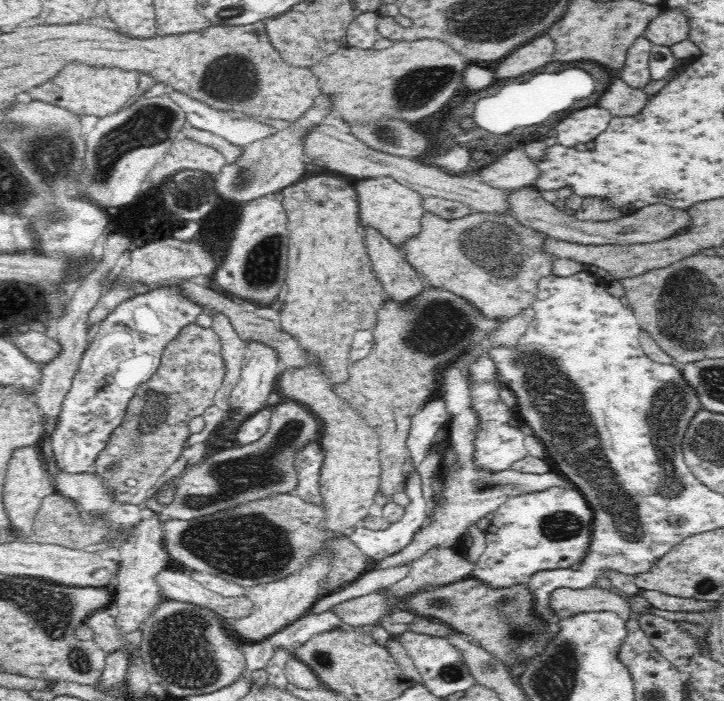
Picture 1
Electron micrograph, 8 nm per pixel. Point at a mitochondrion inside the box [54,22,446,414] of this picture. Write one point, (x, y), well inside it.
(151, 123)

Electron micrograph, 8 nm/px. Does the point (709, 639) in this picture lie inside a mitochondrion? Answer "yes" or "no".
no

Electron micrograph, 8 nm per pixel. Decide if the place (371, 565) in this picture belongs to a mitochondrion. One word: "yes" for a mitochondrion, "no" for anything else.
no

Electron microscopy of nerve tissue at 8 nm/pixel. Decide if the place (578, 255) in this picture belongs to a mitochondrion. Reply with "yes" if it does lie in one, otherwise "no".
no

